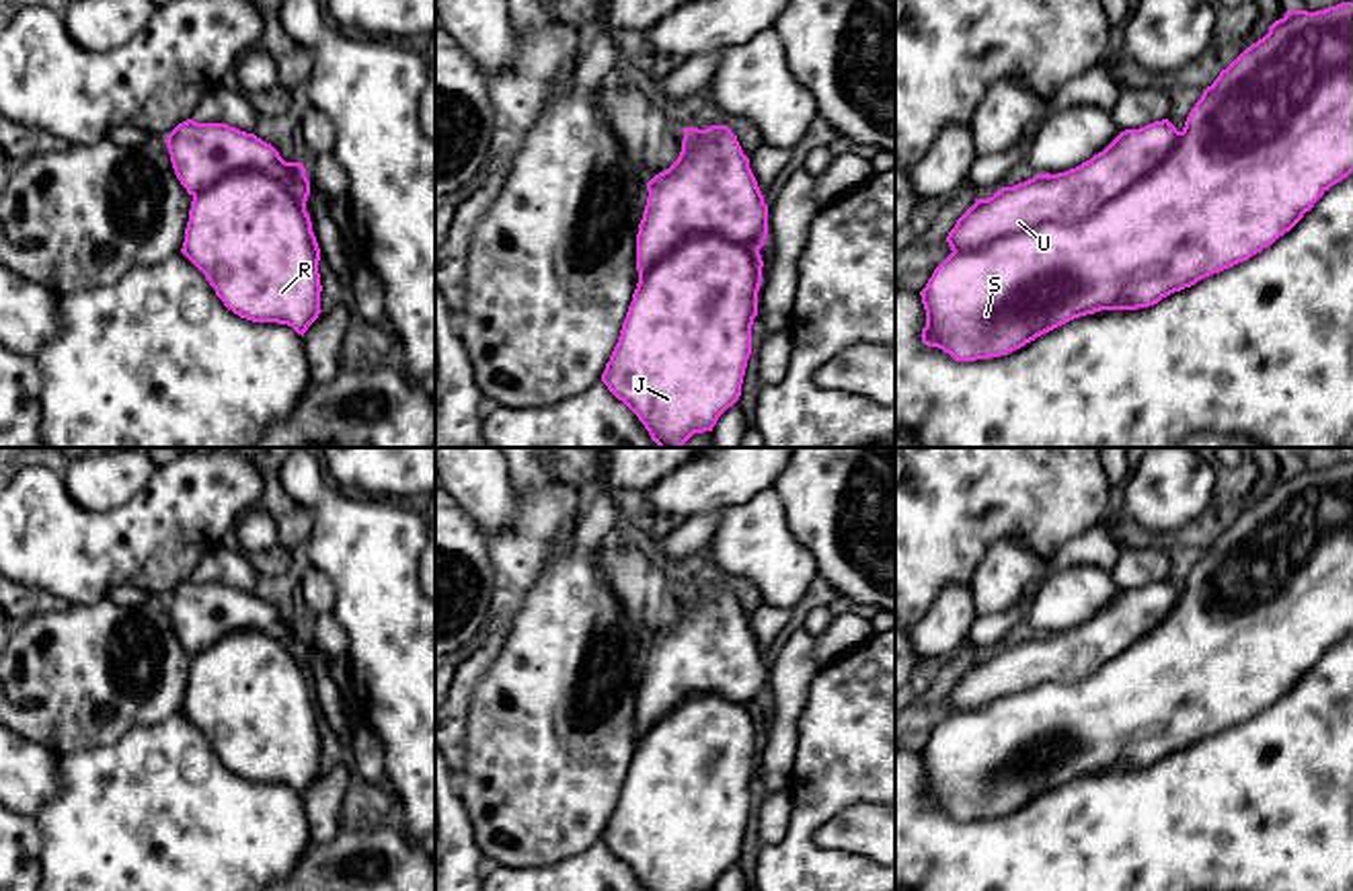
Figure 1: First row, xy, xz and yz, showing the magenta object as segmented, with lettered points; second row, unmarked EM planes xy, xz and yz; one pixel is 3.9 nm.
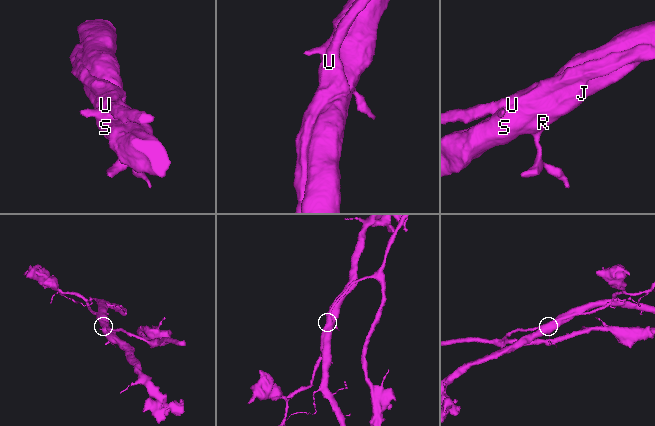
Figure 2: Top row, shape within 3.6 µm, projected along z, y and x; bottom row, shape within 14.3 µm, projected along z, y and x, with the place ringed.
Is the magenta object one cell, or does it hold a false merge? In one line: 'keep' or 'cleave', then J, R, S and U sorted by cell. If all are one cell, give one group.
cleave; groups J R S / U

